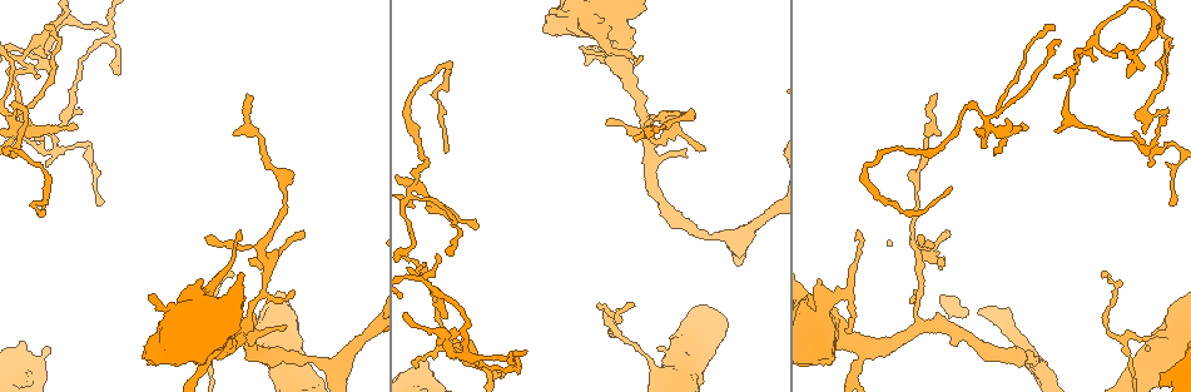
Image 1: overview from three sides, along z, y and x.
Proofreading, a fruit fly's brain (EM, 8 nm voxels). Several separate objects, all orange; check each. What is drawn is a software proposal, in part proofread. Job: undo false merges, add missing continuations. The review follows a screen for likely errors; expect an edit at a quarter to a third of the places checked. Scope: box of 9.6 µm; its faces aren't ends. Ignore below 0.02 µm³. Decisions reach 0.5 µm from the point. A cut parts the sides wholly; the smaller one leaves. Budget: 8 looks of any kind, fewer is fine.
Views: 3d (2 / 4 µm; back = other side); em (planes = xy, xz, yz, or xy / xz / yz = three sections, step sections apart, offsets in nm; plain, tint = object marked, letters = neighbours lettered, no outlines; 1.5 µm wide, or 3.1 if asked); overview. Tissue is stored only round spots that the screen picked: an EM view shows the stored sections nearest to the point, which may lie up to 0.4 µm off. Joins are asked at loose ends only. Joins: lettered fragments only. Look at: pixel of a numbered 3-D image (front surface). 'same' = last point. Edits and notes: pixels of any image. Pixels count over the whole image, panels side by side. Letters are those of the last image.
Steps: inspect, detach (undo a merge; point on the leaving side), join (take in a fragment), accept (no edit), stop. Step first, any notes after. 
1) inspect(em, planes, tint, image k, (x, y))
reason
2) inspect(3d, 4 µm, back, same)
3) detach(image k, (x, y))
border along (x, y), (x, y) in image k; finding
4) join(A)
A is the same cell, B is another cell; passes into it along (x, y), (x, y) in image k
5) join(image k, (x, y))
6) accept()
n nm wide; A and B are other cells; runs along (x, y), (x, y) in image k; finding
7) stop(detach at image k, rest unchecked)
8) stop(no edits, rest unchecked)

inspect(em, planes, letters, image 1, (861, 234))
an open end

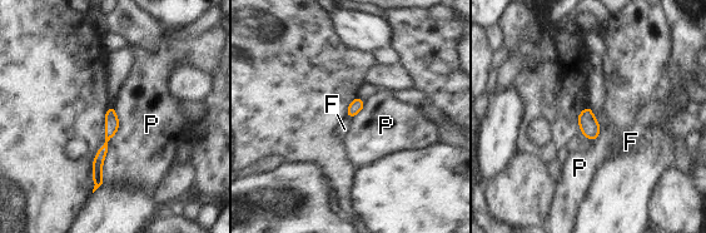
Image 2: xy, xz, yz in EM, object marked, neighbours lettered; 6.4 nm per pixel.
accept()
P touches over 500 nm; F and P are other cells; border along (115, 105), (102, 182) in image 2; no lettered fragment goes on from it

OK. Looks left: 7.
inspect(em, planes, tint, image 1, (632, 29))
branch stops here

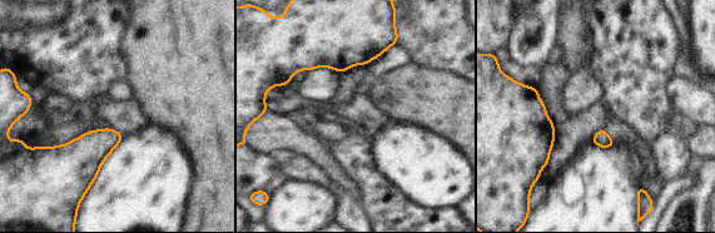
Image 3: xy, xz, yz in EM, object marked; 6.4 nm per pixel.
inspect(em, planes, letters, same)

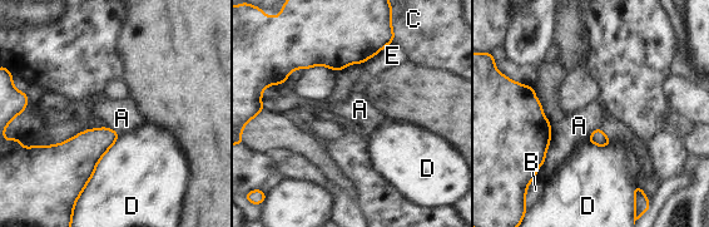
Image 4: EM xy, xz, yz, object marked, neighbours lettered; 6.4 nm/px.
accept()
A, B, C, D and E are other cells; none of them fits

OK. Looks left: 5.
inspect(3d, 4 µm, image 1, (923, 326))
three arms meet

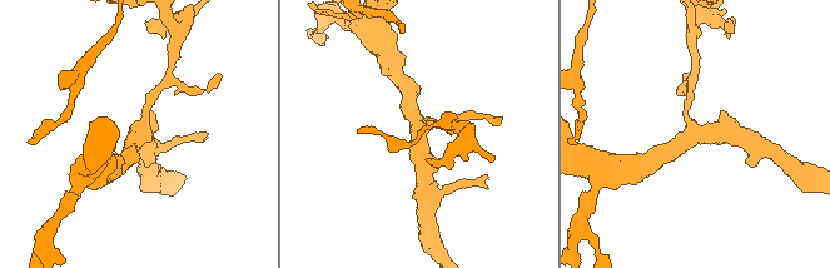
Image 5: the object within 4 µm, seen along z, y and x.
inspect(em, yz, step 8, tint, image 5, (417, 127))
3 arms

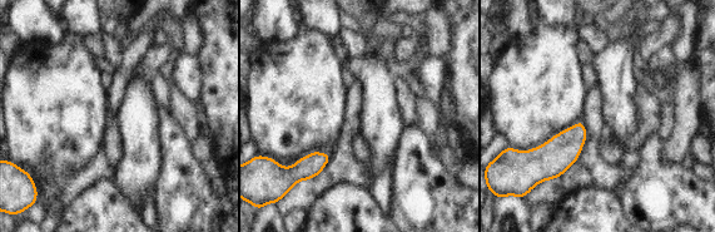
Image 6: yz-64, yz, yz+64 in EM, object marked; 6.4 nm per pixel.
inspect(em, planes, letters, same)

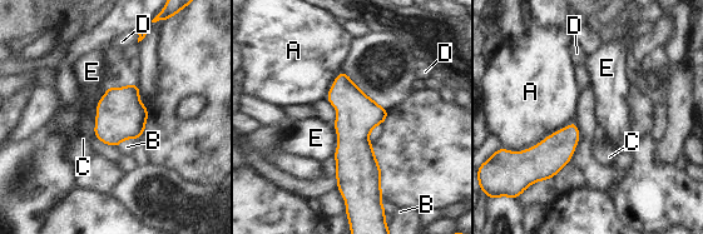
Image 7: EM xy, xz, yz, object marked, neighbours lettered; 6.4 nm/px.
accept()
A touches over 440 nm; A, B, C, D and E are other cells; runs along (341, 75), (354, 106), (364, 192) in image 7; all the same neuron

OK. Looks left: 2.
stop(no edits, rest unchecked)

